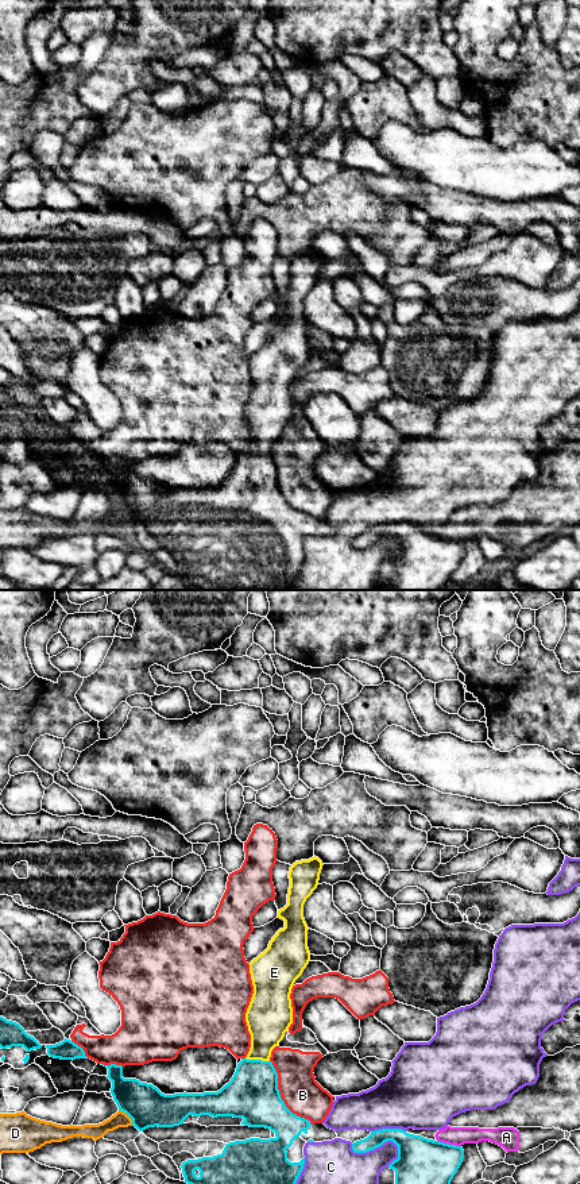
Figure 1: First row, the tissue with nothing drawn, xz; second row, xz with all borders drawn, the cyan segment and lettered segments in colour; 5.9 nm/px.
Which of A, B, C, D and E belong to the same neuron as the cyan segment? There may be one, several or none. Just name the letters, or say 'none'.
E

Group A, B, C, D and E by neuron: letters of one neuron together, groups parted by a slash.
A D / B / C / E

